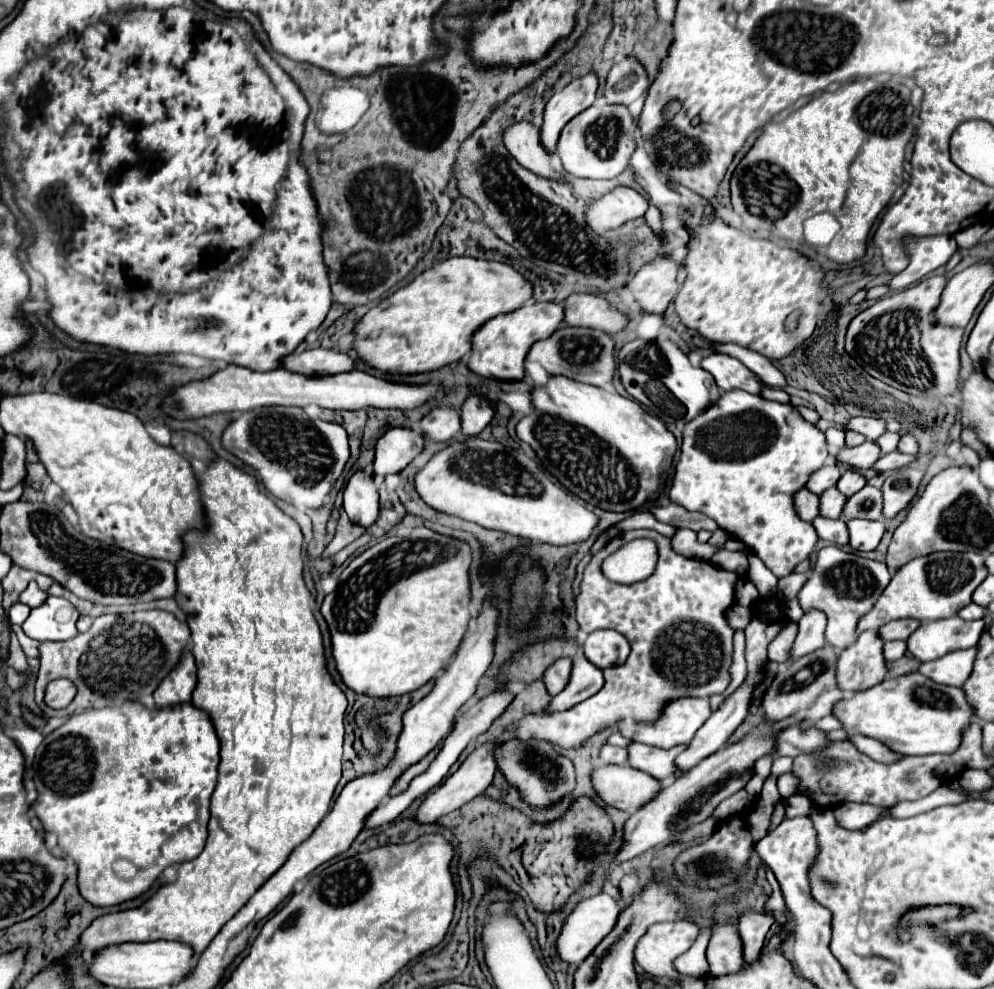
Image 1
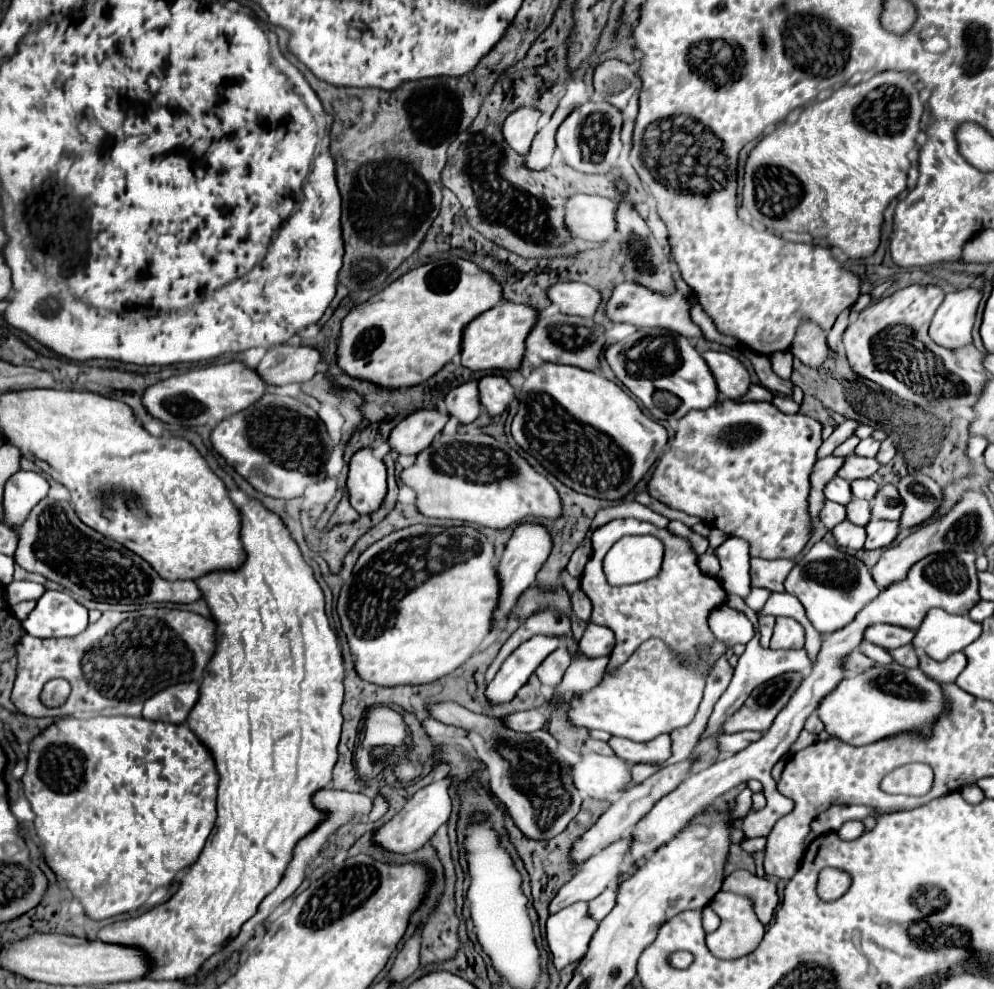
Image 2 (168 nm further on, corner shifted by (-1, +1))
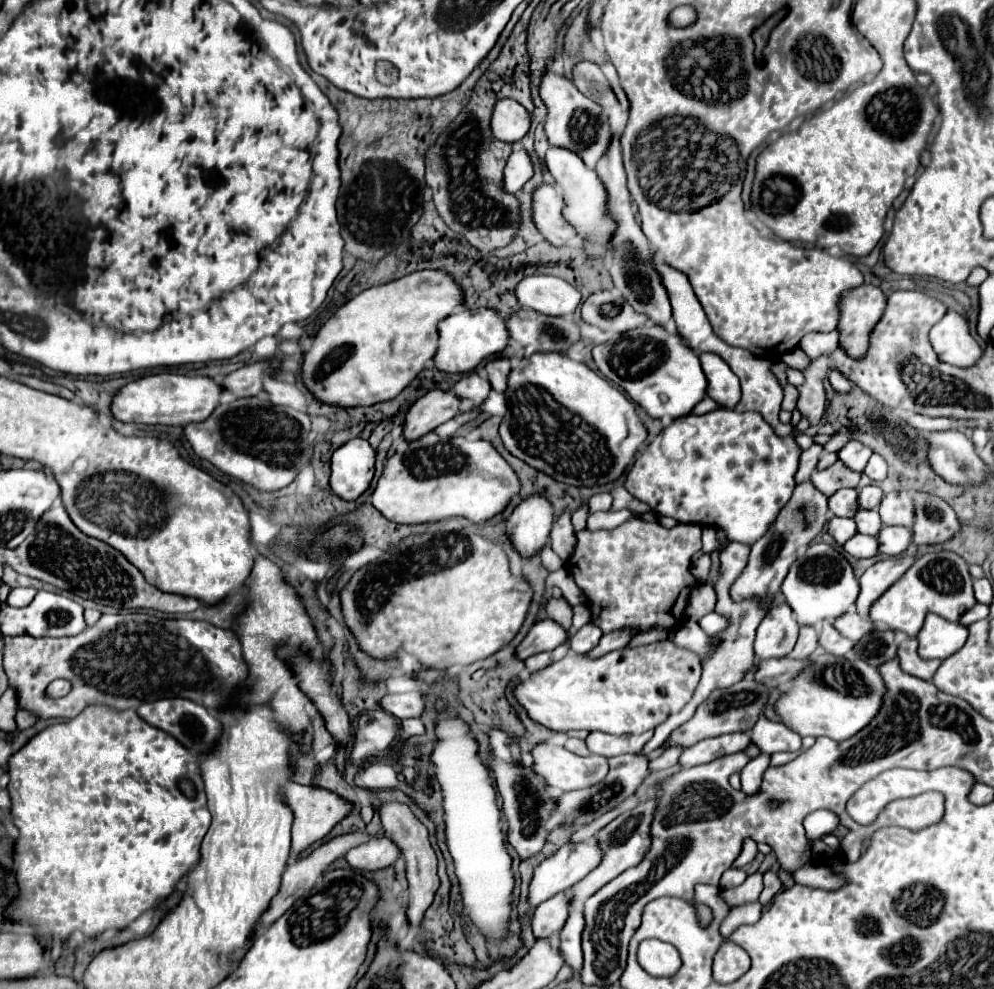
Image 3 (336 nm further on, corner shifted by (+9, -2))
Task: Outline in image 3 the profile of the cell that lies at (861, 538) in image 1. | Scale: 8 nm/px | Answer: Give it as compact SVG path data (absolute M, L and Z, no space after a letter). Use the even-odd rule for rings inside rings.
M883 527L879 533L879 551L897 557L907 551L913 541L913 531L909 527Z

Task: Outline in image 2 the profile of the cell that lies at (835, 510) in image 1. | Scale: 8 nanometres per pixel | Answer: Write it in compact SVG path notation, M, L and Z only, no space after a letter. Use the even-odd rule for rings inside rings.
M853 498L847 506L847 520L857 524L857 526L865 526L869 522L869 502L867 500L857 500Z

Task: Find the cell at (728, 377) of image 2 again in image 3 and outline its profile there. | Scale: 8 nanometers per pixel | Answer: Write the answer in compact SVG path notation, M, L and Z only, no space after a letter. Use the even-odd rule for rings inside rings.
M701 353L699 361L707 375L707 395L721 407L733 409L741 399L739 377L715 353Z

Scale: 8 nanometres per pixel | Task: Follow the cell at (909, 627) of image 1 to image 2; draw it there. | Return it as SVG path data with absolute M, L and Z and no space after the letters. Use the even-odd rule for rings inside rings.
M875 624L865 630L865 640L871 644L877 644L881 648L899 648L905 644L911 644L915 636L915 630L903 628L903 626L891 626L891 624Z

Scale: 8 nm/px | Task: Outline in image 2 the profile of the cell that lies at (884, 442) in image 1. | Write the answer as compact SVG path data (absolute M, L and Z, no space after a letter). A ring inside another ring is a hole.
M865 438L865 440L861 440L859 446L855 448L855 454L857 454L857 456L867 456L867 458L871 458L871 456L875 456L875 454L879 452L879 446L881 446L879 440L875 440L875 438Z

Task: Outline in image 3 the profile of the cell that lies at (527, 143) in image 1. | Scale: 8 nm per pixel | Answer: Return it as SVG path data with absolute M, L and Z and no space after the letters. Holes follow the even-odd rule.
M501 99L493 107L491 133L499 141L507 141L507 143L519 141L529 131L529 125L531 125L529 113L515 99Z

